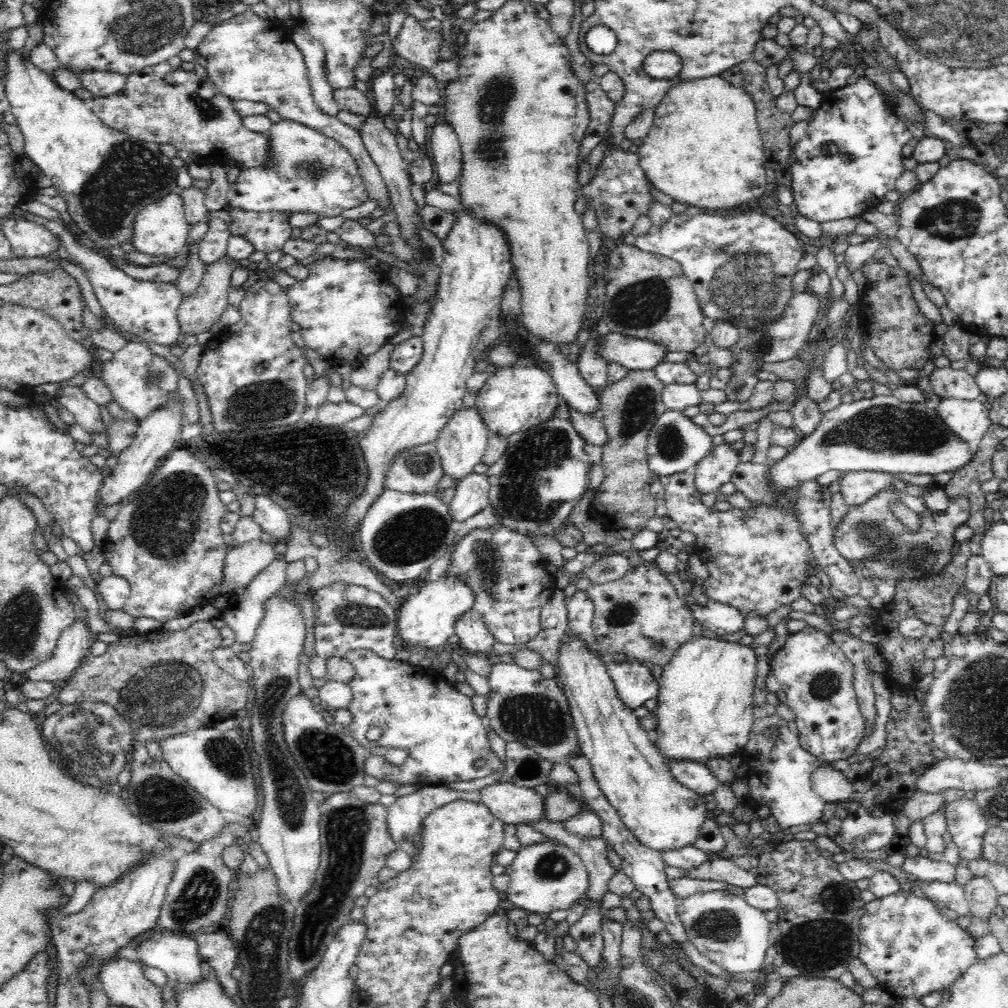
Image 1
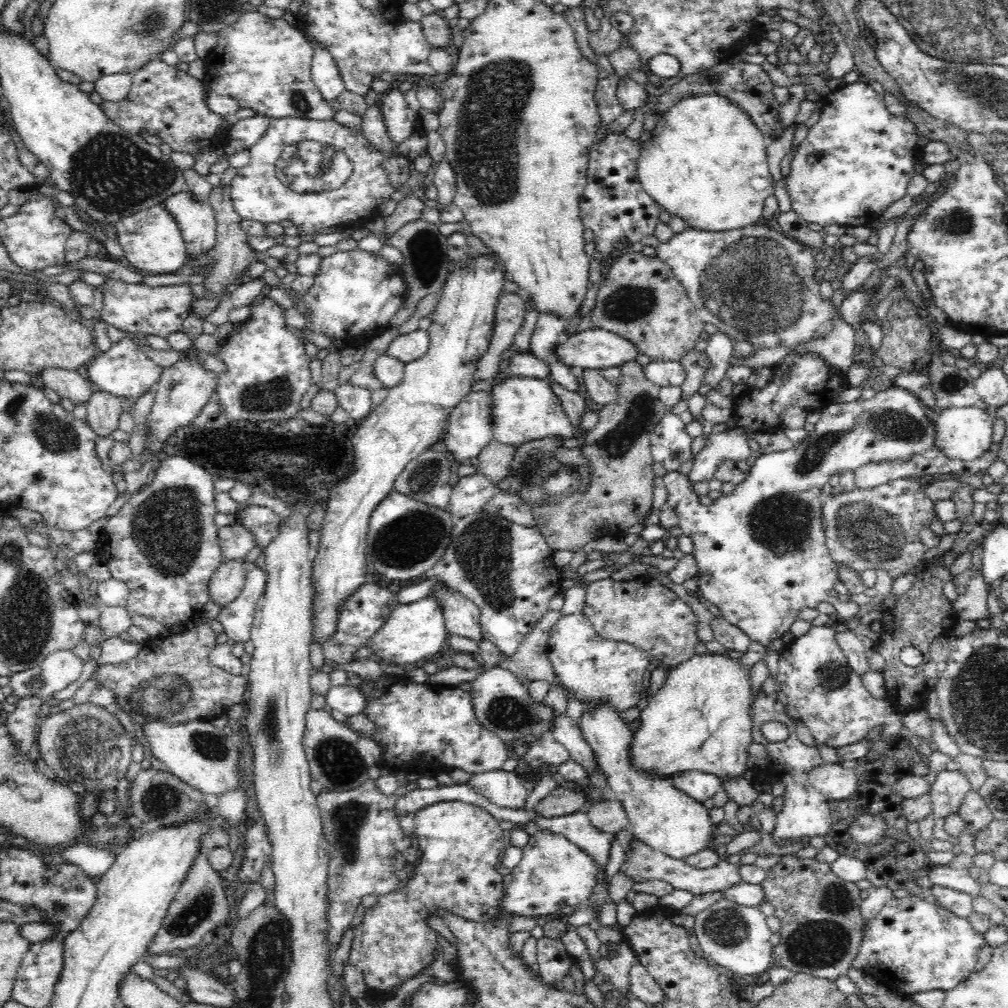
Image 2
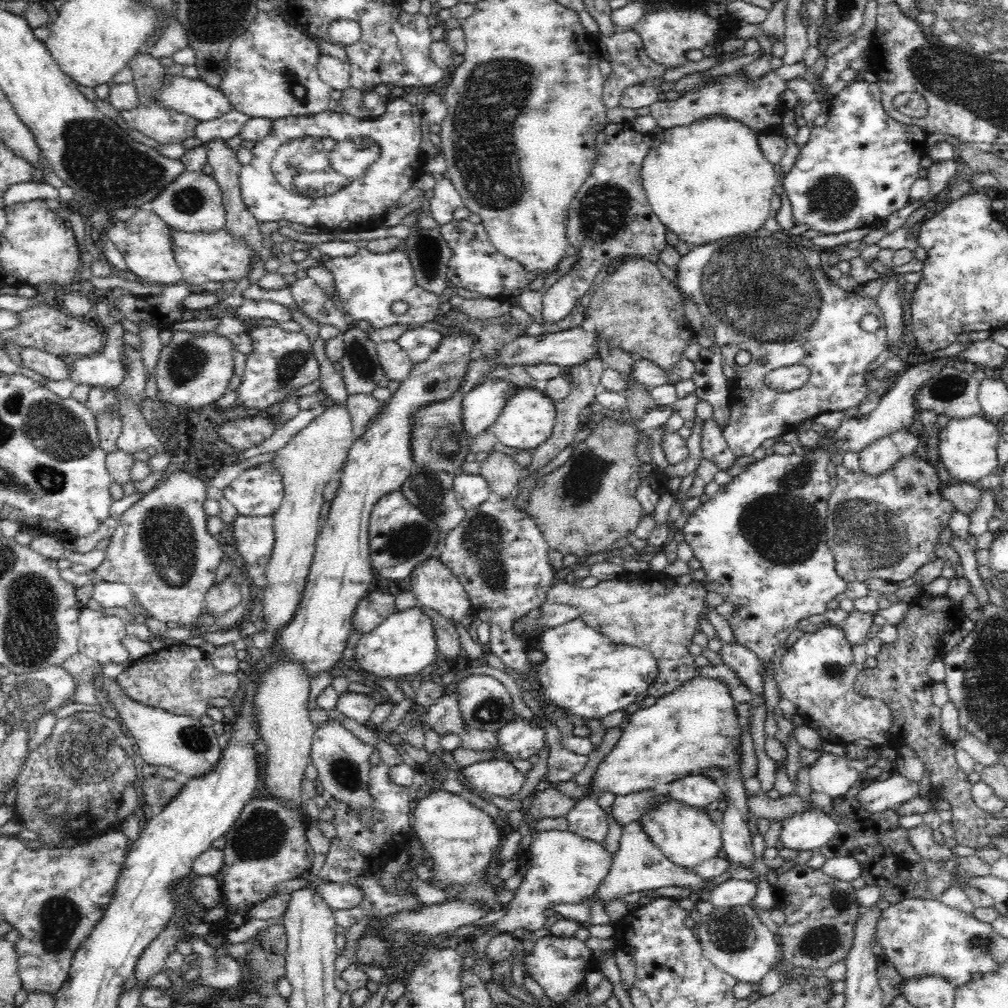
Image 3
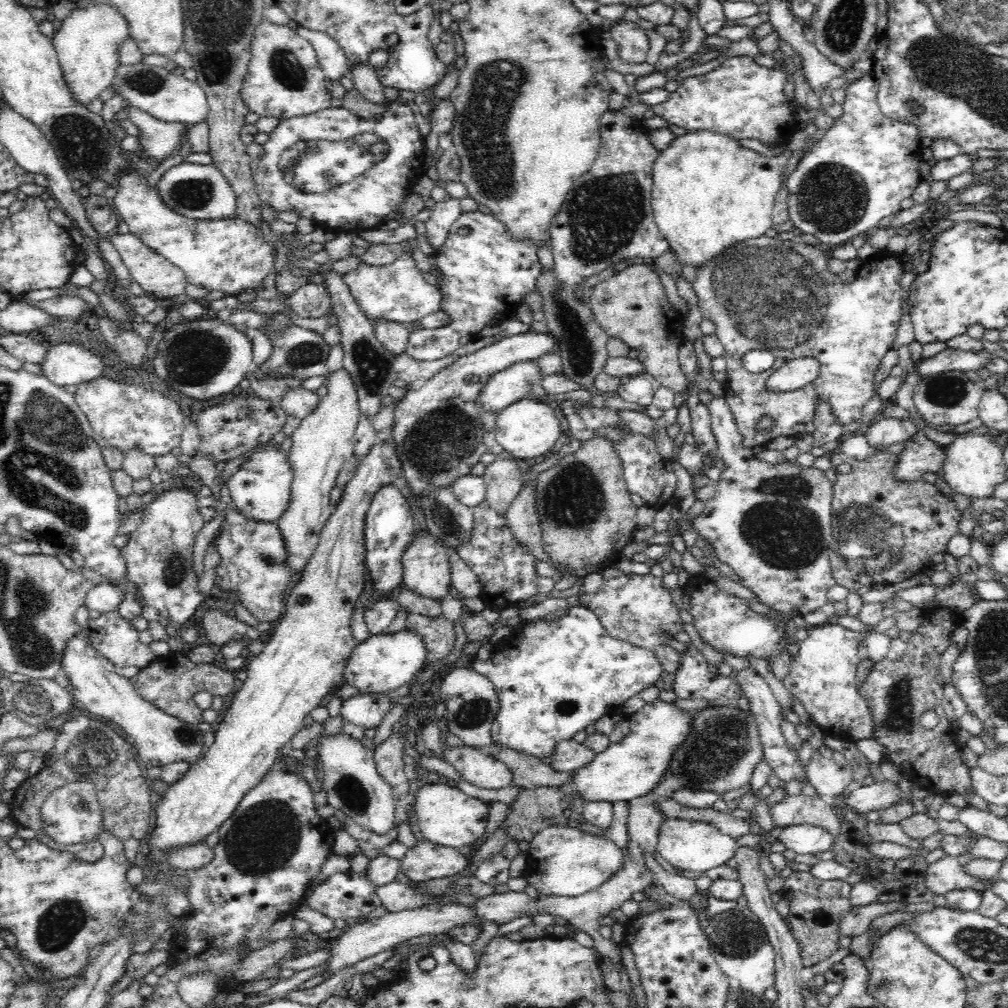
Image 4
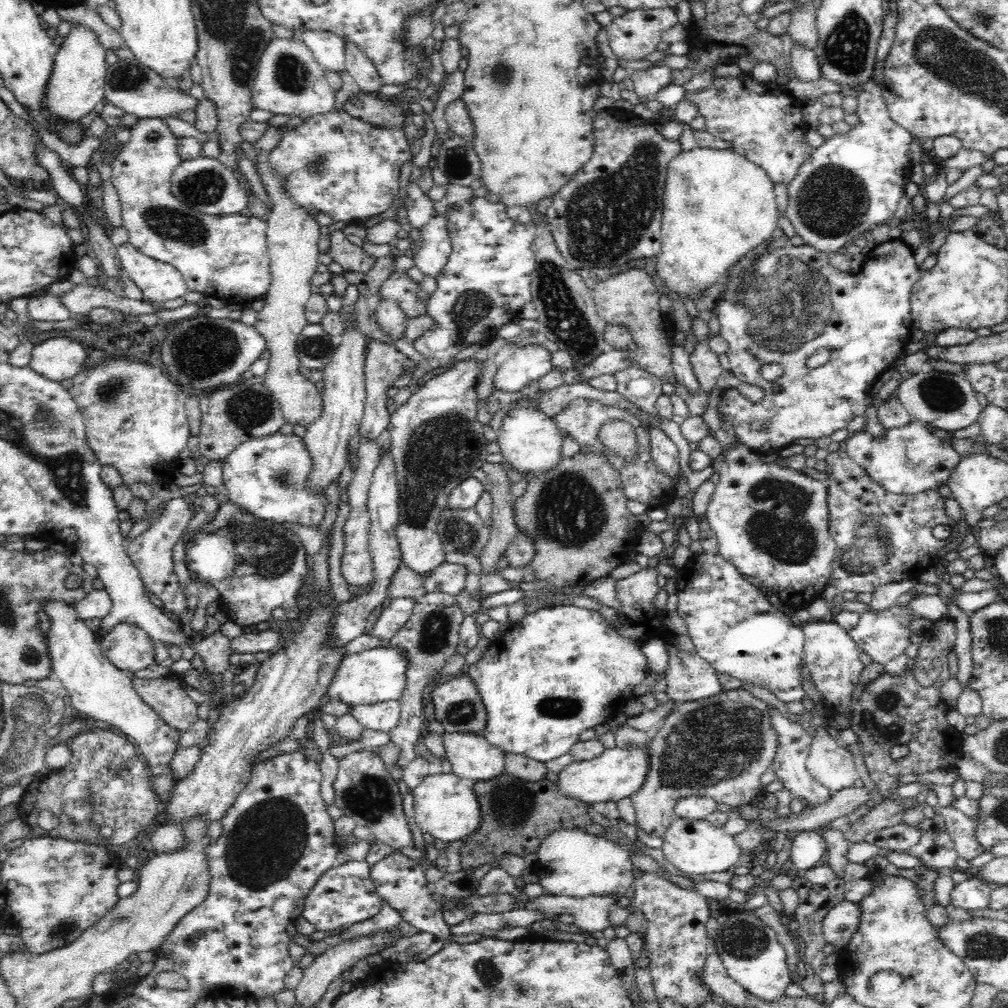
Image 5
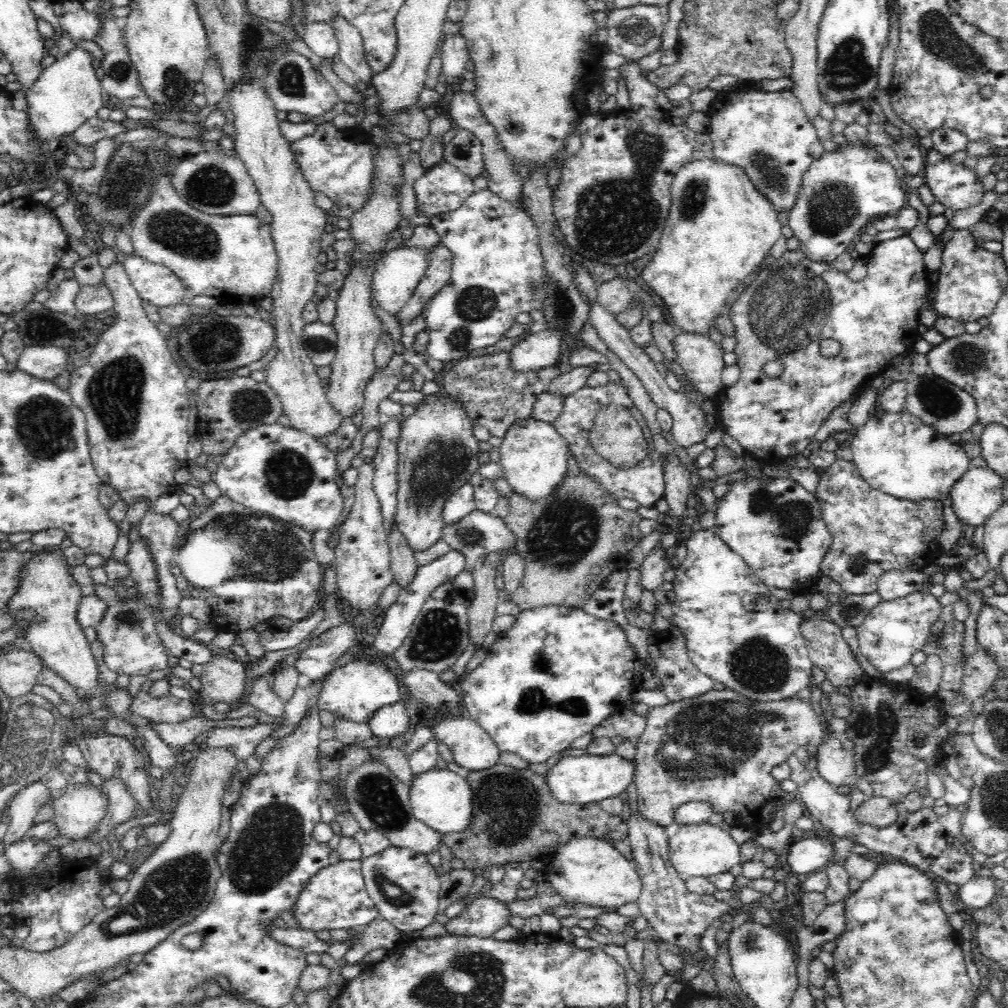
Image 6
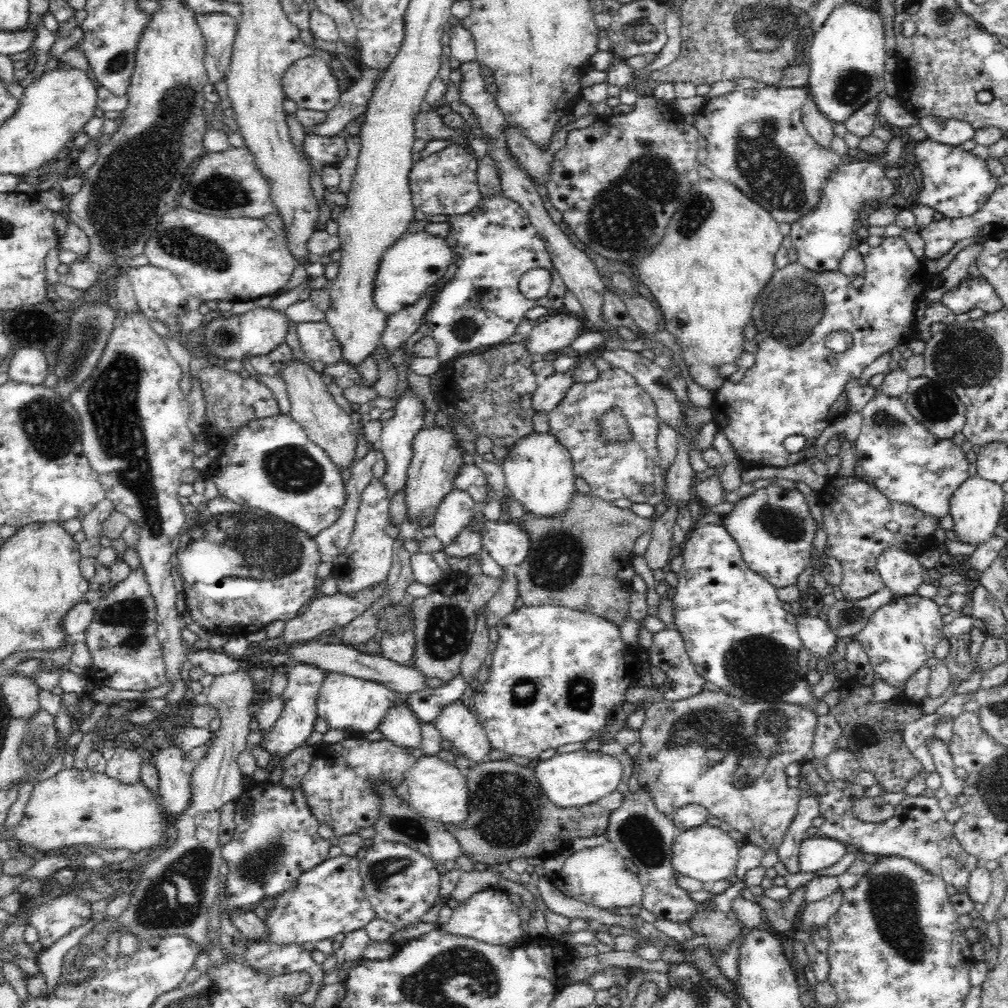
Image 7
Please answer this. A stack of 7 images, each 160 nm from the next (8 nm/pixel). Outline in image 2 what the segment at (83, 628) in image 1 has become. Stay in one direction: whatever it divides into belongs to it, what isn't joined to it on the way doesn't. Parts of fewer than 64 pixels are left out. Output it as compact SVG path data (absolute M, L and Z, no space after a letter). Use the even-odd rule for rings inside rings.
M71 649L52 651L38 667L11 673L9 686L18 698L39 696L47 701L80 678L84 663Z

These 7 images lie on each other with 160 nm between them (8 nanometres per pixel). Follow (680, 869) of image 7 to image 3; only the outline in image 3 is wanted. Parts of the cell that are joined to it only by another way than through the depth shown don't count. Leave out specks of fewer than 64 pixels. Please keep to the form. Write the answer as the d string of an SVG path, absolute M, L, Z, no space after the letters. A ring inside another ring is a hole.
M666 796L658 800L658 806L651 807L646 814L642 814L639 824L668 860L678 867L694 870L698 864L717 858L719 850L723 849L720 824L714 823L708 813L704 807L688 806Z

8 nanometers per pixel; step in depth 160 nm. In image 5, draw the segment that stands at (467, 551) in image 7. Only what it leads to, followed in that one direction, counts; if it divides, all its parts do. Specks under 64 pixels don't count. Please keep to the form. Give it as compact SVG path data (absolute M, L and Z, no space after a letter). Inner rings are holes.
M444 561L424 579L426 592L448 592L454 597L465 589L466 575L464 565ZM395 598L384 608L378 620L368 634L382 641L391 641L398 630L408 622L415 606L414 599Z

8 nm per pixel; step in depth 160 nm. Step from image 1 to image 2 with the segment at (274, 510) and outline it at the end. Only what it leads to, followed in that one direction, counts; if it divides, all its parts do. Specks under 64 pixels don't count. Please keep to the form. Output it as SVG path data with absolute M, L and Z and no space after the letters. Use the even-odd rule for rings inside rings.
M263 505L240 507L236 513L237 522L252 532L261 550L264 550L274 540L280 530L280 515Z

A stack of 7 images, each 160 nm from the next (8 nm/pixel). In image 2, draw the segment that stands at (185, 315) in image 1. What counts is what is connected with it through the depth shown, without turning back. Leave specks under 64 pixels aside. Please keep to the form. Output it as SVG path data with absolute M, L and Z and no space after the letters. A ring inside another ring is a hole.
M231 183L214 186L208 198L212 209L214 209L214 218L216 220L217 238L212 248L214 264L212 264L212 267L209 269L209 277L203 280L203 285L208 289L208 294L206 294L202 300L193 298L192 302L190 302L190 313L196 313L196 315L202 317L202 319L208 317L209 314L220 305L222 300L221 296L228 294L226 287L229 284L238 282L241 272L254 261L255 252L251 246L248 245L248 238L251 236L248 235L240 225L240 220L243 218L236 213L236 209L234 209L234 205L232 205L230 188Z

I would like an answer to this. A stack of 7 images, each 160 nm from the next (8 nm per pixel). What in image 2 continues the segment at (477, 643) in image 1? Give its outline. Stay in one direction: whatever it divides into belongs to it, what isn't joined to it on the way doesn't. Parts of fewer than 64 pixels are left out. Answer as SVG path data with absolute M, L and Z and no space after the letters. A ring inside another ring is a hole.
M443 584L439 591L436 588L438 585L431 590L431 594L436 595L436 598L441 601L448 633L468 639L472 638L480 643L483 635L480 624L481 610L478 605L446 584Z

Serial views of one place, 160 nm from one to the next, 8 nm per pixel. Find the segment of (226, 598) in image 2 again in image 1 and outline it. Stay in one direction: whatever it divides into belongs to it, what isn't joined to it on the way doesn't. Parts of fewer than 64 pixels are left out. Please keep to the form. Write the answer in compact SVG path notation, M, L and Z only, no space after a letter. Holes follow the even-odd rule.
M260 539L230 547L223 568L224 591L234 595L236 588L247 587L266 565L278 558L276 542L265 543Z

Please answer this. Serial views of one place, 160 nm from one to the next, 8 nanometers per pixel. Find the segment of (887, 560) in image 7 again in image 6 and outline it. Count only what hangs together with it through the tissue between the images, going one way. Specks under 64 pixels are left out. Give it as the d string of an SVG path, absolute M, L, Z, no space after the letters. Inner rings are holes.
M892 569L878 578L877 591L883 601L893 601L899 598L904 598L913 592L920 592L922 586L927 584L929 584L929 578L923 573L923 571L914 569L900 571Z

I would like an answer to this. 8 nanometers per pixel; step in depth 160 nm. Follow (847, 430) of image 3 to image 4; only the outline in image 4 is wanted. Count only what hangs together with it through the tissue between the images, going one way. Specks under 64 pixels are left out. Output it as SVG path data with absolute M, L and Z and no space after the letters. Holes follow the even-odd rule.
M946 347L934 358L921 359L922 363L915 369L921 378L927 379L949 370L959 370L966 373L969 370L984 369L985 364L990 362L992 358L994 358L994 354L988 350L982 350L977 354L977 352Z

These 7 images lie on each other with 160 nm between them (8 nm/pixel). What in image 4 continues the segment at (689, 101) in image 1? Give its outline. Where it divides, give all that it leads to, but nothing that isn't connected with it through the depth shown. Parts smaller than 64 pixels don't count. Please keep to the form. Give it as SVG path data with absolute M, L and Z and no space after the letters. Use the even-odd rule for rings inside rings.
M798 129L794 132L789 145L786 146L786 150L784 150L780 158L770 159L762 154L757 154L754 150L750 150L750 148L741 147L733 135L722 134L718 131L696 130L676 136L665 150L661 150L661 154L659 158L655 160L654 168L652 168L651 171L652 179L654 179L654 184L652 184L652 208L654 209L654 218L664 238L668 241L669 249L676 254L676 260L682 265L686 264L686 266L688 266L688 264L690 264L690 266L698 268L698 266L702 266L704 262L710 262L716 255L721 255L726 251L727 247L766 234L766 230L770 230L770 228L775 225L773 223L773 208L776 194L783 187L781 179L783 168L786 166L786 163L788 163L792 154L801 150L808 140L808 135L806 135L804 129Z

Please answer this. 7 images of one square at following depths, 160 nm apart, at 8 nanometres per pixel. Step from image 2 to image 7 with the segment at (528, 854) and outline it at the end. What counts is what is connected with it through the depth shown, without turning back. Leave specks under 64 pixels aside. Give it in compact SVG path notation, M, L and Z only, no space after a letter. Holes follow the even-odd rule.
M596 846L578 850L568 856L558 877L552 880L564 895L580 900L589 906L612 911L615 908L641 908L643 902L643 886L639 876L626 868L627 860L616 849Z

